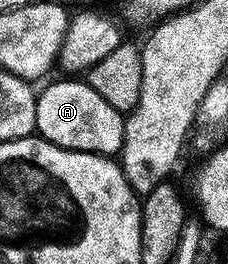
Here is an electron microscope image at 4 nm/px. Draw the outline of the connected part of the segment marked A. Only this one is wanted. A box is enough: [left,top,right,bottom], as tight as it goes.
[36,78,126,158]

